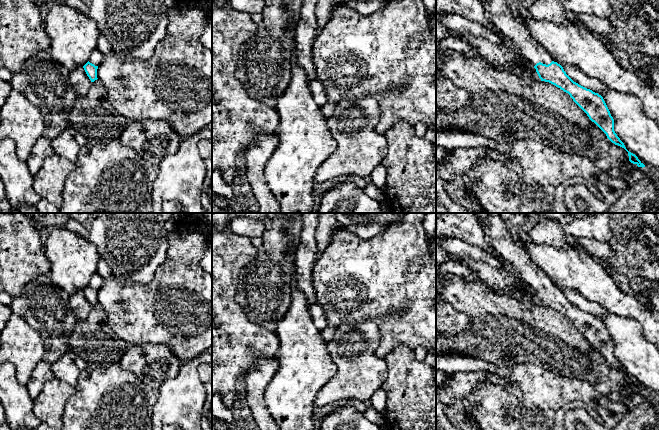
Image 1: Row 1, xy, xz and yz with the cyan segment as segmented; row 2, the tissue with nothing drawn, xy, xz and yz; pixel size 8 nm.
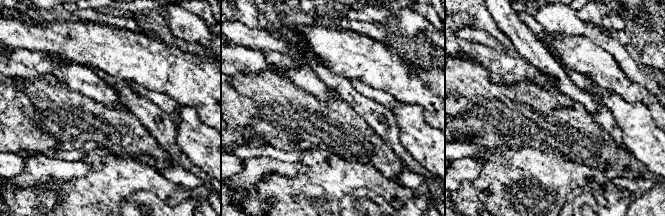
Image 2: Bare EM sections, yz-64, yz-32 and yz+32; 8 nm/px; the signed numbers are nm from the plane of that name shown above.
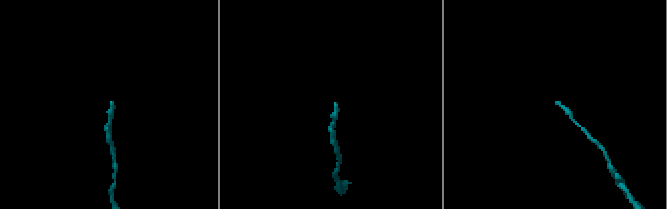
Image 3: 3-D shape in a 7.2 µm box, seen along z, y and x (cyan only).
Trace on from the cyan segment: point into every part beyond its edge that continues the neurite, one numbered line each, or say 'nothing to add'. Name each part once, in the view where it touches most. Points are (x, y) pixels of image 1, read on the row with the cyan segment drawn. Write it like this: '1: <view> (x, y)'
1: yz (511, 27)

